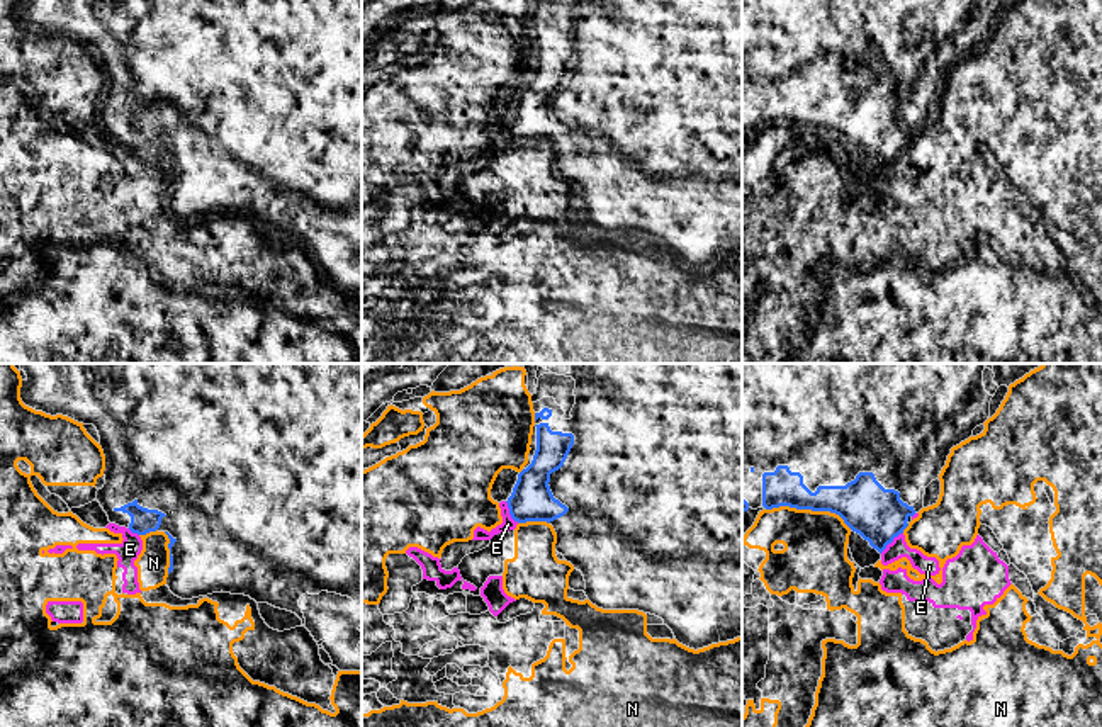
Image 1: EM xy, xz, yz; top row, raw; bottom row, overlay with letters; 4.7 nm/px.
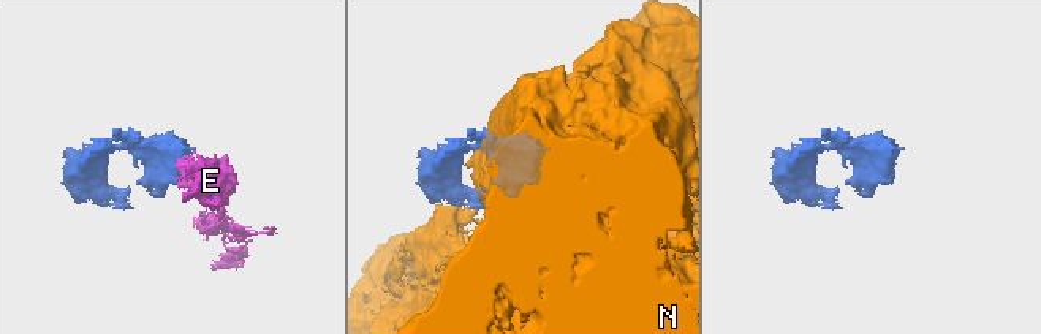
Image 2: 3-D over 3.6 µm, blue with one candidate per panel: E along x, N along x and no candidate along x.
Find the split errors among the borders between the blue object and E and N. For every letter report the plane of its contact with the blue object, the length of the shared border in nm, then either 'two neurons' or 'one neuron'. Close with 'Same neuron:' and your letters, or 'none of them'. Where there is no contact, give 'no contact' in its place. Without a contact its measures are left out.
E: meets blue in yz; contact 150 nm long; two neurons
N: meets blue in yz; contact 420 nm long; two neurons
Same neuron: none of them

